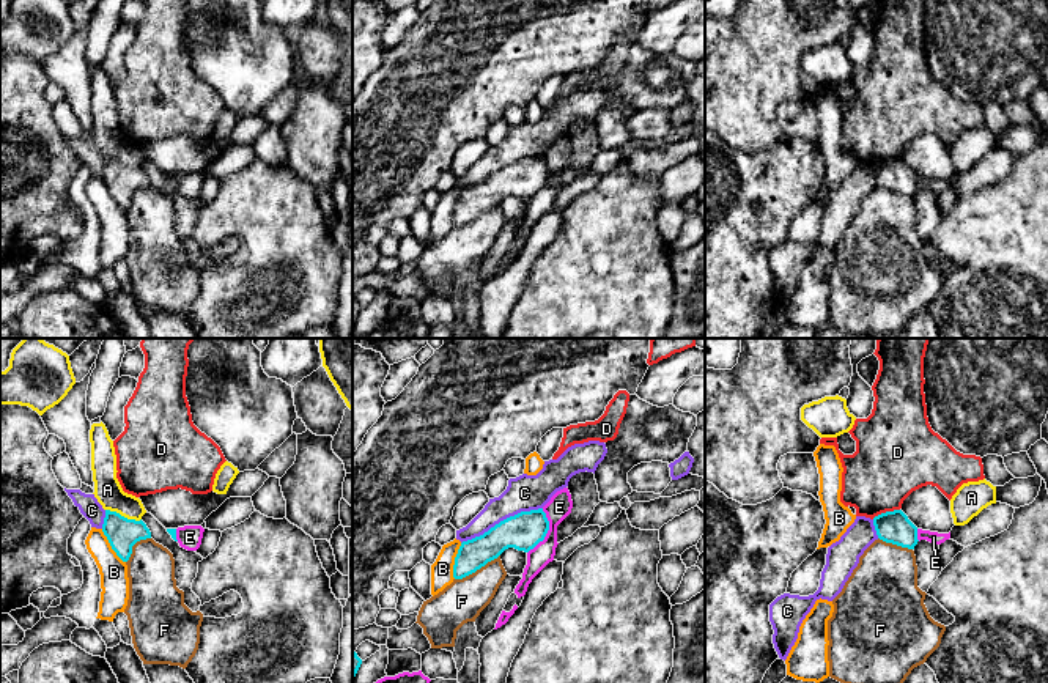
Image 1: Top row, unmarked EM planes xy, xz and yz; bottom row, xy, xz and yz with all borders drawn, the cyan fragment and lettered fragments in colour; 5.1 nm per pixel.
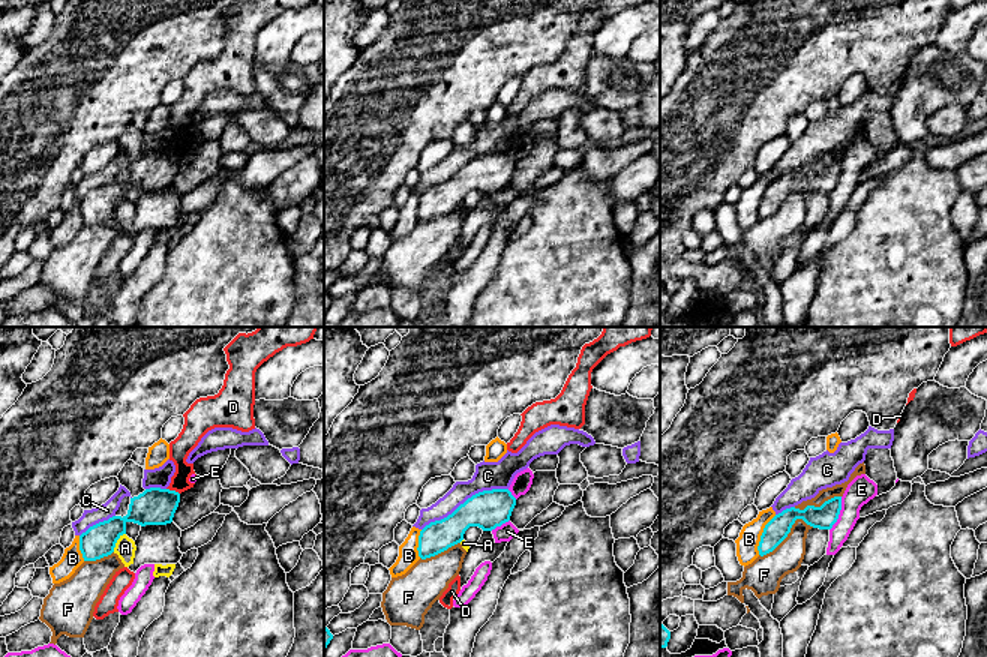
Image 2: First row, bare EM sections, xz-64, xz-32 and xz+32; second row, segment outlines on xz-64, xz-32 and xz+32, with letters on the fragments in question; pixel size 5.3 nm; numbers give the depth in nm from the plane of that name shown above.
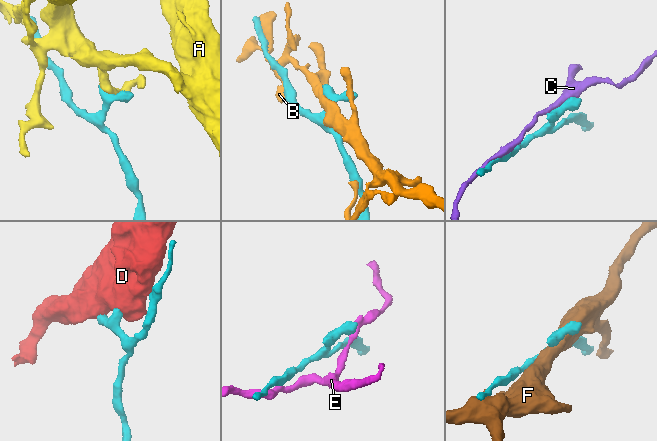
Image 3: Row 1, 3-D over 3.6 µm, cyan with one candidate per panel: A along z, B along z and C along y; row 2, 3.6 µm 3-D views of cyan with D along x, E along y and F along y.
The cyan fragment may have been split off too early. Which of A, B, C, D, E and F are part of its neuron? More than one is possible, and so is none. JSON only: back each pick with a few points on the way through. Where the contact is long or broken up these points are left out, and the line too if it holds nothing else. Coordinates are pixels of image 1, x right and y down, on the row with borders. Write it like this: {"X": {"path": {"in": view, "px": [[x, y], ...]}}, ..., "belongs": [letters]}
{"belongs": []}

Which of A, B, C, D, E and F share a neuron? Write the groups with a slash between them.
A / B / C / D / E / F

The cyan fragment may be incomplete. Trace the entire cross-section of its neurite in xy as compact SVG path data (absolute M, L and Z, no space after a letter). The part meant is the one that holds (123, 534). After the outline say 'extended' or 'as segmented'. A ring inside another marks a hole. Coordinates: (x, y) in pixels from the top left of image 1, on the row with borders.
M105 510L102 532L123 562L129 560L137 541L151 538L151 532L142 519L127 519L110 510Z; as segmented

